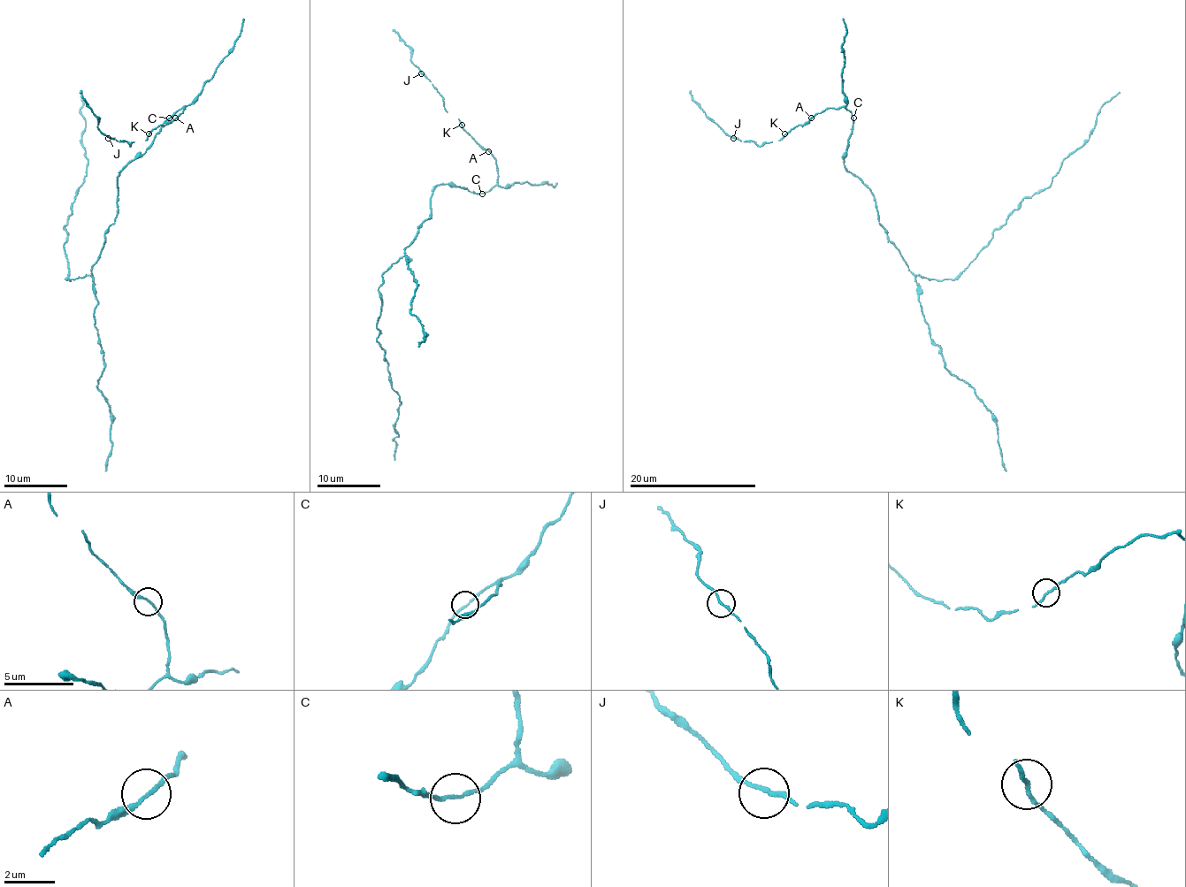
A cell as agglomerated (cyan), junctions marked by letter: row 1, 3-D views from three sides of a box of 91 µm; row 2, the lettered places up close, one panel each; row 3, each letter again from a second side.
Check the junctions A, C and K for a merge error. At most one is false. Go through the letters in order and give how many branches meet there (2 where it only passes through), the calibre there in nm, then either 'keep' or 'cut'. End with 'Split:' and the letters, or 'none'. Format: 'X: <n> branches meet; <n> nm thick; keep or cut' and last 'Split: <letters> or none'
A: 2 branches meet; 150 nm thick; keep
C: 2 branches meet; 130 nm thick; keep
K: 2 branches meet; 150 nm thick; keep
Split: none

